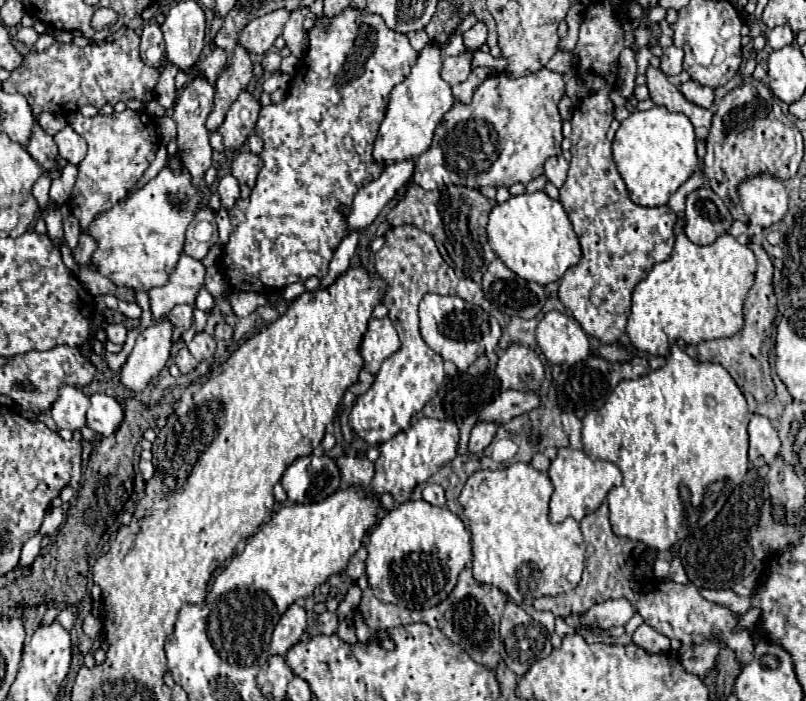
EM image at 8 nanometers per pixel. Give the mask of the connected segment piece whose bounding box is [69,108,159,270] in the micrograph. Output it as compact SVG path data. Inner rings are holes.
M123 110L121 114L111 114L111 116L93 116L85 118L77 114L69 126L87 140L87 156L79 164L79 174L69 198L69 208L71 214L79 220L81 224L81 234L77 248L73 250L73 258L79 266L89 266L91 270L97 270L93 258L93 252L97 248L97 240L85 232L93 220L105 212L109 212L117 202L125 198L125 194L135 186L135 182L141 178L141 174L147 170L151 160L155 158L155 152L159 148L157 142L157 126L151 116L147 116L143 110Z

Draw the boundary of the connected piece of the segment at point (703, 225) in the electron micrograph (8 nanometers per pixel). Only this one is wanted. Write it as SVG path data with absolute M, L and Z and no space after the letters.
M697 188L687 194L685 228L683 232L695 244L711 244L717 236L725 234L733 218L723 200L709 188Z

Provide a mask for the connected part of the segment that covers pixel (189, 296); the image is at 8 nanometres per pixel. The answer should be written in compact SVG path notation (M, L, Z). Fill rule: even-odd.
M183 252L167 284L149 290L153 320L163 320L167 312L177 304L193 306L203 282L205 282L205 266L201 264L201 260L195 260Z

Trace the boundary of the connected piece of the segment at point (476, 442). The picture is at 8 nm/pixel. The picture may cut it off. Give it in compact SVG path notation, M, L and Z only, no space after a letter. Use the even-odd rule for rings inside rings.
M485 422L475 424L475 428L471 430L471 438L469 438L469 452L481 454L493 442L497 428L499 428L497 424L485 424Z

